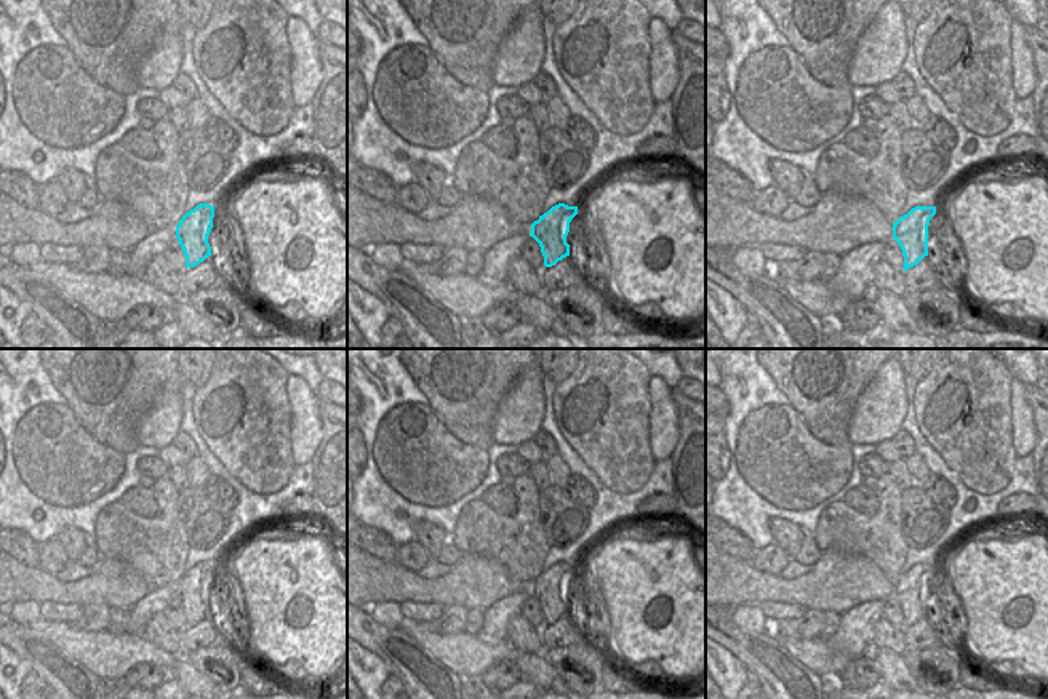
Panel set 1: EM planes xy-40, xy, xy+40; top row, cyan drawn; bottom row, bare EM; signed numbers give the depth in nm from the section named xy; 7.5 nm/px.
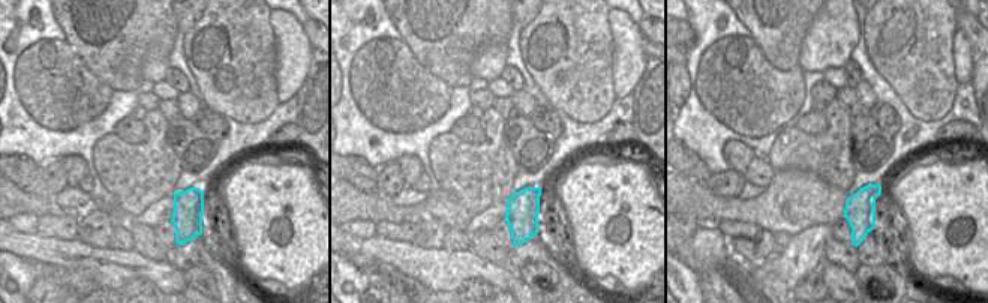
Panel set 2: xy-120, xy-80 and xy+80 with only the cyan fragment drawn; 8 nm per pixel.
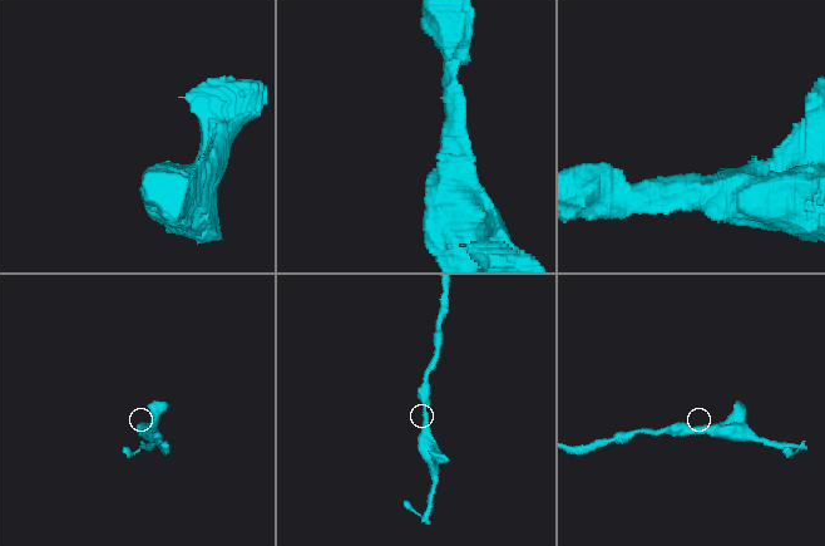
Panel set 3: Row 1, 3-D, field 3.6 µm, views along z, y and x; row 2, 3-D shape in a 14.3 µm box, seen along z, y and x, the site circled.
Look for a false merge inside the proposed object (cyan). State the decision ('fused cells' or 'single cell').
single cell

